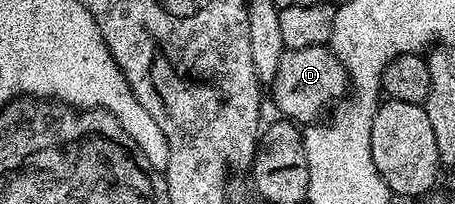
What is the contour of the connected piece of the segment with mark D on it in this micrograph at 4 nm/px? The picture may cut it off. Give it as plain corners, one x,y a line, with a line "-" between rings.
327,46
311,47
310,49
286,50
278,64
277,75
270,84
272,99
276,102
279,114
285,119
291,119
297,125
312,125
316,119
335,99
343,100
350,91
350,80
346,69
338,61
338,57

